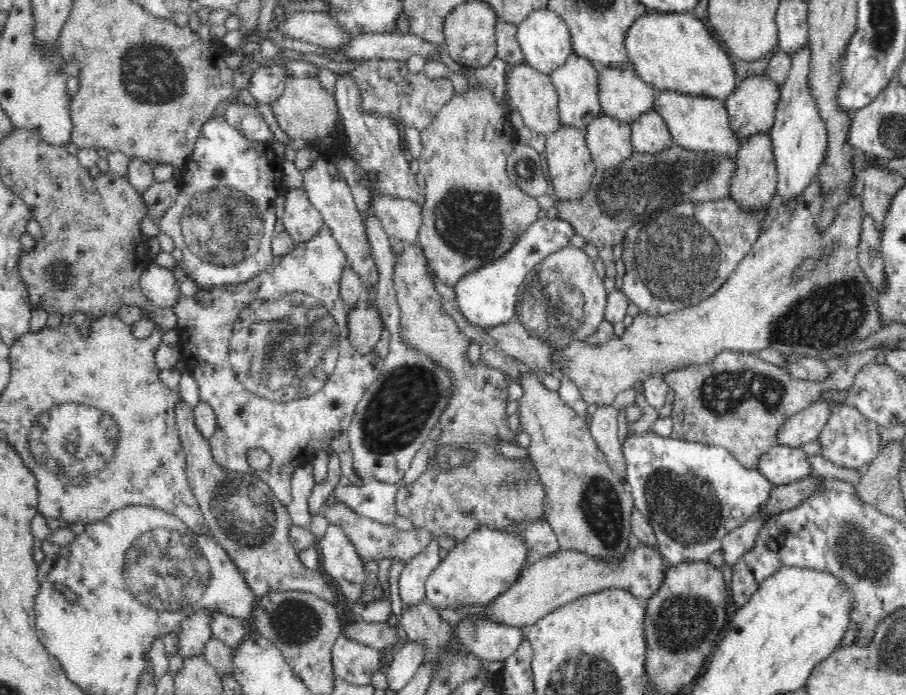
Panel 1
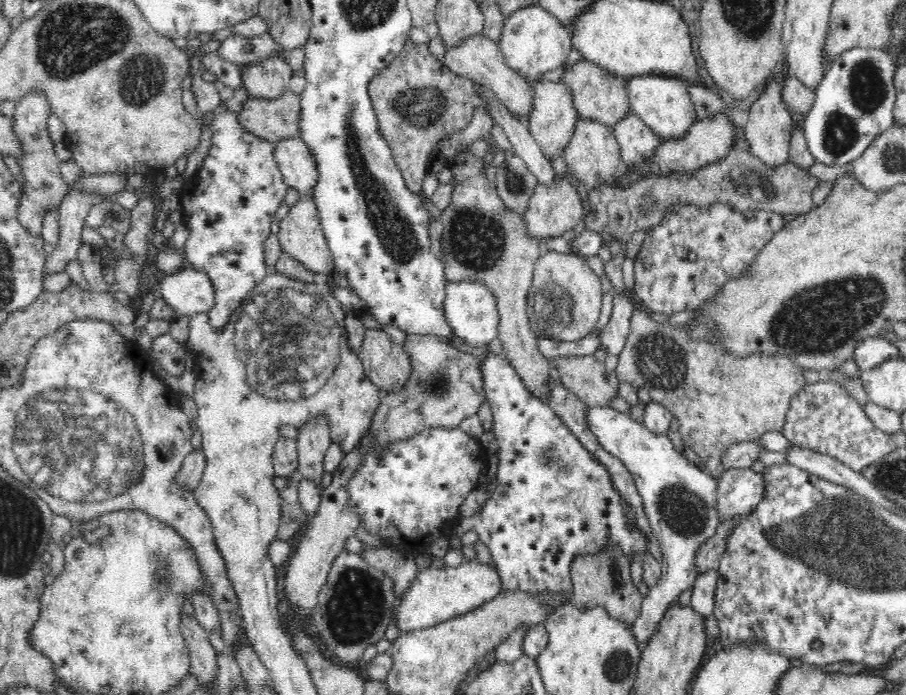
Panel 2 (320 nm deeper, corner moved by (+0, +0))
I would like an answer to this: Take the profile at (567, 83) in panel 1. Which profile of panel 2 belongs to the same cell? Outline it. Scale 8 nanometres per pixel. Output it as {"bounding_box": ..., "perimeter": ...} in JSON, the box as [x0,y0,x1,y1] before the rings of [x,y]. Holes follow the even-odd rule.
{"bounding_box":[525,81,579,159],"perimeter":[[[538,81],[534,83],[533,88],[531,113],[525,123],[546,159],[563,156],[572,136],[574,136],[575,124],[579,119],[572,93],[567,84],[562,82]]]}

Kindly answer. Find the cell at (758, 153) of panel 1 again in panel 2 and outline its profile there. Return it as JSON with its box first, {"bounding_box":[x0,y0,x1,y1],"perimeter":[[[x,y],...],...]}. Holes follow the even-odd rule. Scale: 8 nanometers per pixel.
{"bounding_box":[744,79,792,167],"perimeter":[[[782,79],[770,80],[768,86],[761,92],[760,97],[752,103],[749,119],[744,128],[745,138],[749,143],[749,151],[764,164],[773,167],[788,161],[789,138],[792,134],[792,114],[788,112],[786,103],[782,99]]]}

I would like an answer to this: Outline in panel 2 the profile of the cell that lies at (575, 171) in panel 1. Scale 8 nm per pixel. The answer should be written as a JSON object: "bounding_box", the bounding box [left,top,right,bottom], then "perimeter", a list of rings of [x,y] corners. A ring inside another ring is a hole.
{"bounding_box":[522,174,584,245],"perimeter":[[[556,174],[552,182],[536,185],[522,217],[527,227],[527,233],[532,238],[537,238],[543,245],[546,238],[556,238],[556,236],[564,235],[566,231],[572,230],[584,215],[584,204],[576,189],[572,187],[572,183],[568,179],[560,179]]]}

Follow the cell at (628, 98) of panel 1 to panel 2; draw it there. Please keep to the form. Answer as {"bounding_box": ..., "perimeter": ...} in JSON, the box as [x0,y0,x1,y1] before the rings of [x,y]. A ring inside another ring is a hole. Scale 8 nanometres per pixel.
{"bounding_box":[561,61,631,127],"perimeter":[[[578,61],[572,64],[561,82],[567,84],[573,96],[573,103],[580,119],[596,120],[612,127],[620,122],[631,110],[628,100],[628,79],[622,75],[610,73],[592,62]]]}

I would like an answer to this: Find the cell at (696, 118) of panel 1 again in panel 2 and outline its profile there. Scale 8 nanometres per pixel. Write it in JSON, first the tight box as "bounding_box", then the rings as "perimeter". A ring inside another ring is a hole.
{"bounding_box":[627,74,698,141],"perimeter":[[[656,74],[630,77],[627,90],[631,103],[630,112],[641,117],[662,141],[679,141],[698,120],[686,88],[687,86],[678,79],[661,78]]]}

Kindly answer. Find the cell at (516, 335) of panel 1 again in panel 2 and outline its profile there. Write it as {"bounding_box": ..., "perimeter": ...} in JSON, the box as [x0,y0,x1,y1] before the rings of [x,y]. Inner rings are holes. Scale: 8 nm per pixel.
{"bounding_box":[550,355,619,407],"perimeter":[[[593,355],[555,357],[550,360],[559,372],[560,382],[588,407],[606,407],[618,394],[619,378],[606,370]]]}

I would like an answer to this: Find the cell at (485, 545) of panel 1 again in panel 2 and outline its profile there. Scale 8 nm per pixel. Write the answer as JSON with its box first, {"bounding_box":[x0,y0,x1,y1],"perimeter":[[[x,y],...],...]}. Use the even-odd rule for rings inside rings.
{"bounding_box":[396,560,501,633],"perimeter":[[[464,560],[457,568],[421,568],[400,599],[396,627],[402,633],[434,627],[473,611],[482,603],[492,600],[501,590],[501,580],[495,566],[476,560]]]}

